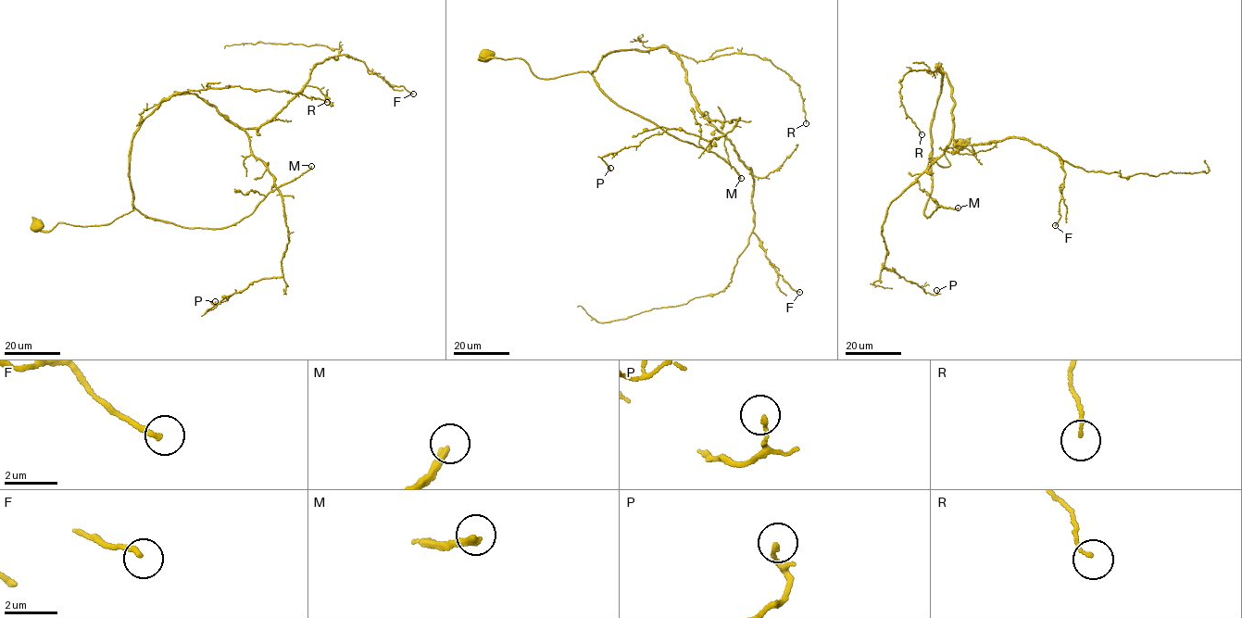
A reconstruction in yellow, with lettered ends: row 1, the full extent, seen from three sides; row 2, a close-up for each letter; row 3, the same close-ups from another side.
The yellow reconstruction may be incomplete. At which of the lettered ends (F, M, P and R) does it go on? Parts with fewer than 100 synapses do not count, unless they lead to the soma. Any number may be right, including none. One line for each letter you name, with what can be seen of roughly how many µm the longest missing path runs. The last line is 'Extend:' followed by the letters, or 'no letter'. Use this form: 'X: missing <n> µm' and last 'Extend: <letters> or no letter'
M: missing 160 µm
Extend: M

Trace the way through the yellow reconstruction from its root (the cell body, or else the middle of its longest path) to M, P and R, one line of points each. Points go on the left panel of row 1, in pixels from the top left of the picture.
M: (35, 226), (49, 232), (59, 222), (107, 225), (134, 208), (185, 227), (223, 229), (311, 166)
P: (35, 226), (132, 209), (139, 124), (192, 93), (245, 132), (289, 239), (282, 275), (205, 313), (215, 301)
R: (35, 226), (49, 232), (59, 222), (107, 225), (132, 209), (132, 137), (173, 94), (237, 86), (327, 102)

